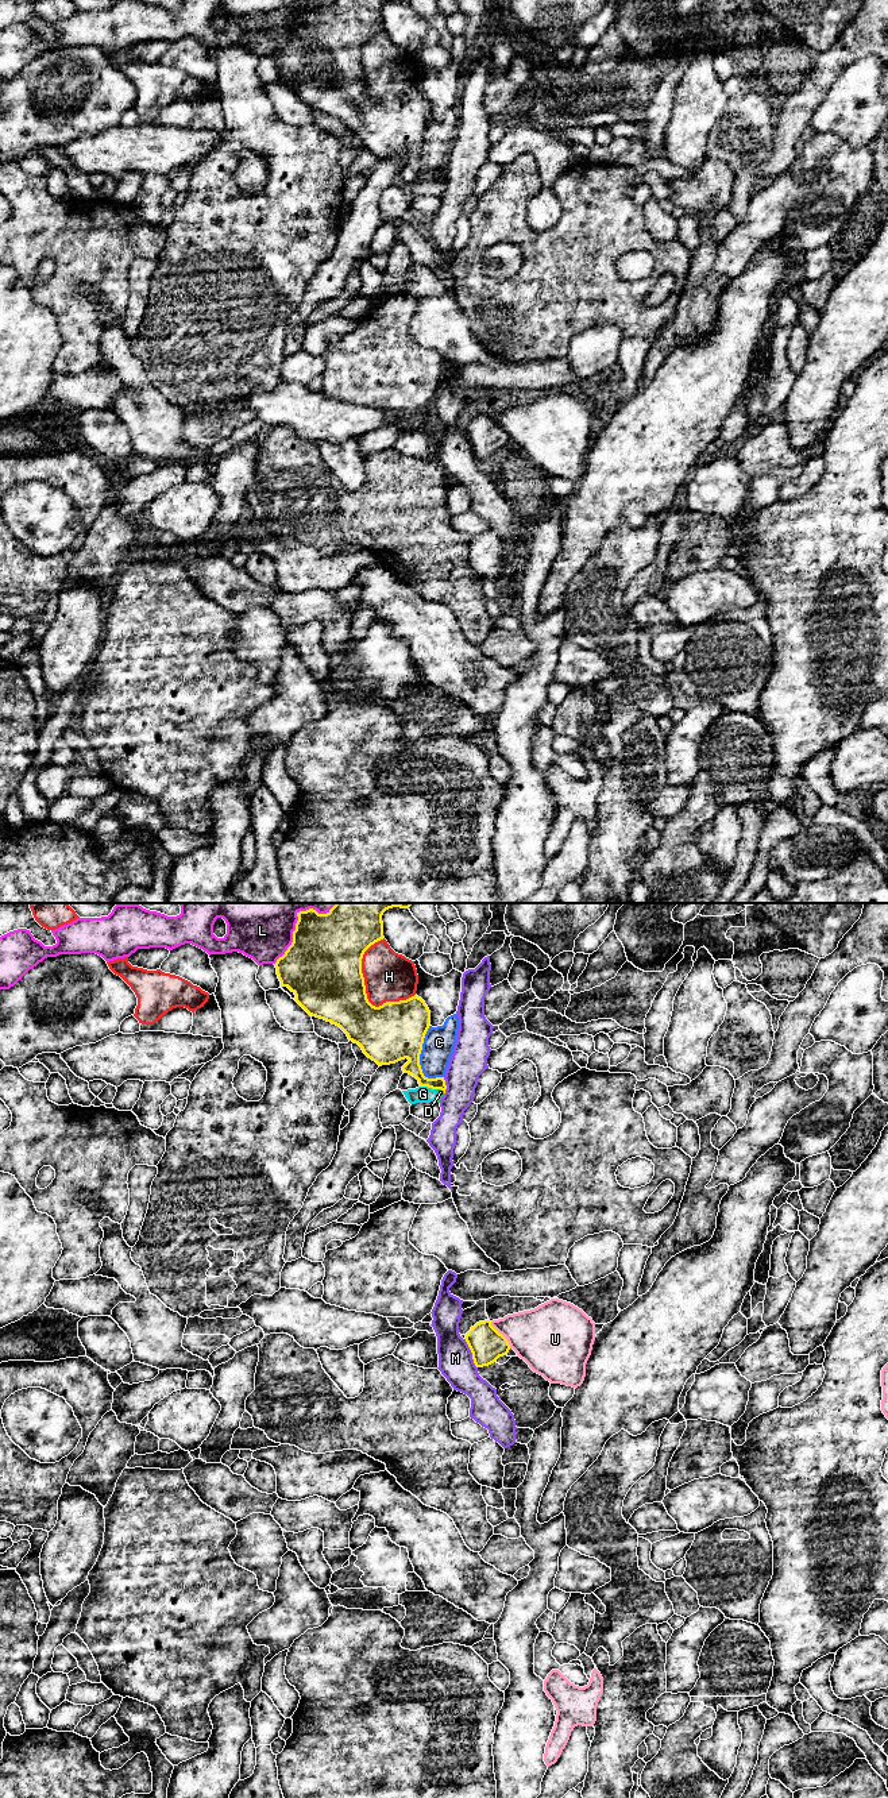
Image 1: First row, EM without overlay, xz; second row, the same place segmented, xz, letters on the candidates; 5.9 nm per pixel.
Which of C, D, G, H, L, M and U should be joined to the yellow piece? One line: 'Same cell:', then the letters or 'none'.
Same cell: none

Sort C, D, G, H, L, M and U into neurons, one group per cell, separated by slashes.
C / D G / H / L / M / U

